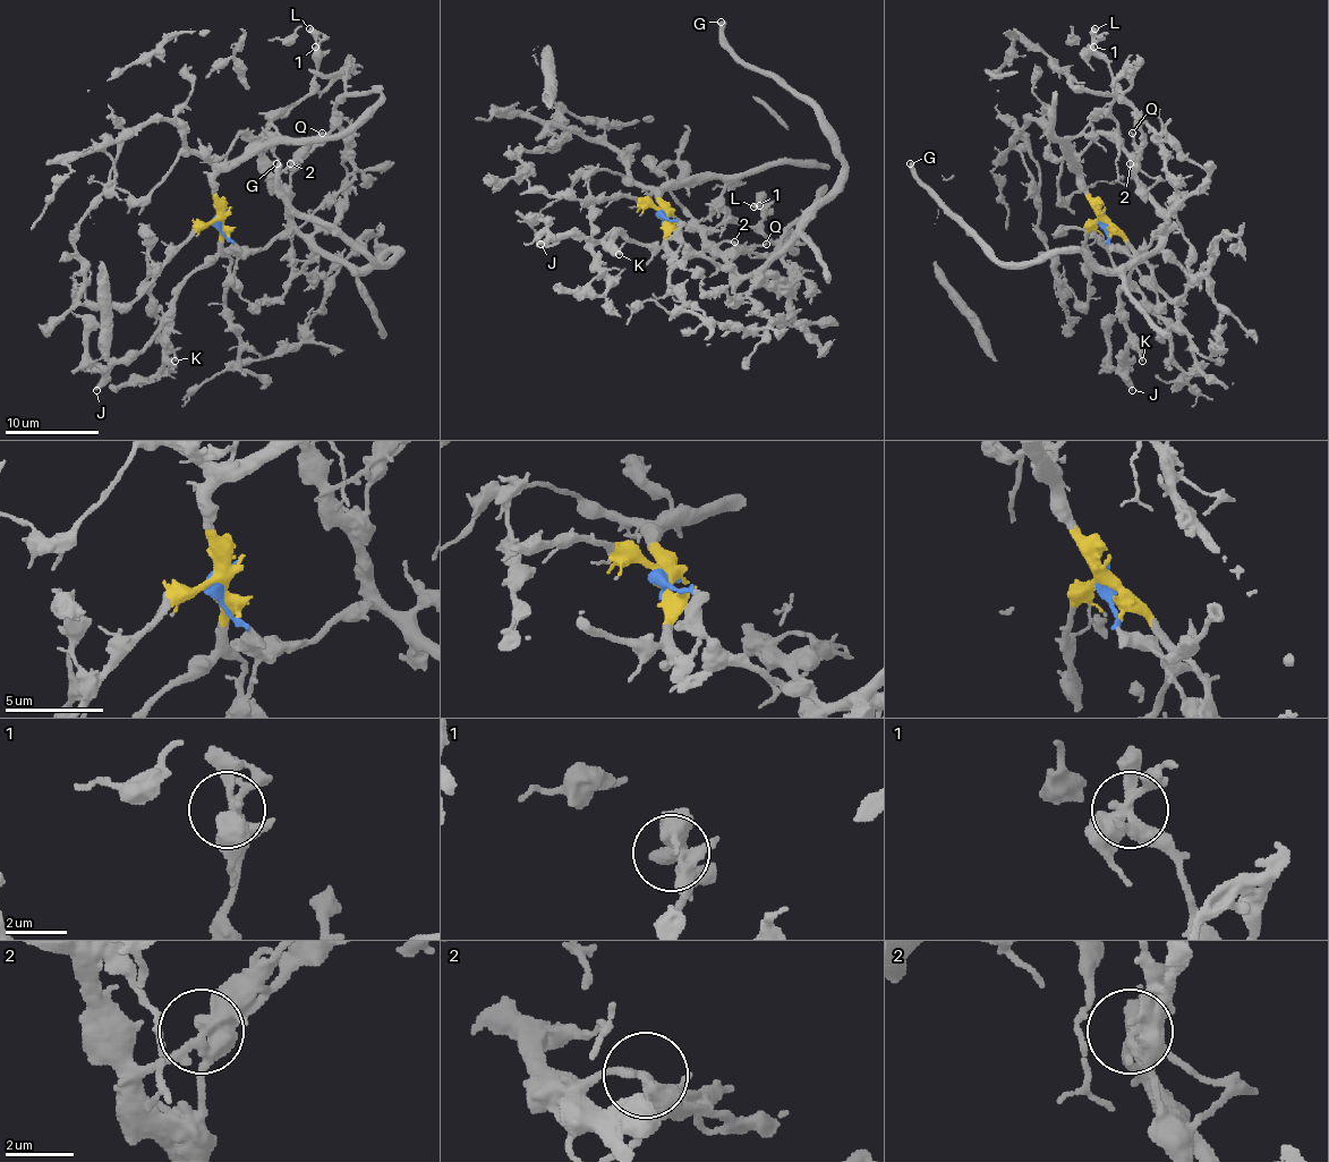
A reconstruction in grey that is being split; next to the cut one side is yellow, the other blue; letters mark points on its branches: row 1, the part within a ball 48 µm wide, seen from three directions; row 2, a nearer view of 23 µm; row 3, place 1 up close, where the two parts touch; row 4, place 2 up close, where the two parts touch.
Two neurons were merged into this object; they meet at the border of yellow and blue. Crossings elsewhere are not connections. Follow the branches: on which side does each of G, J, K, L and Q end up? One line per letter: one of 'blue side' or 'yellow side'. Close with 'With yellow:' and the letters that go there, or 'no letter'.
G: blue side
J: yellow side
K: yellow side
L: blue side
Q: blue side
With yellow: J, K

